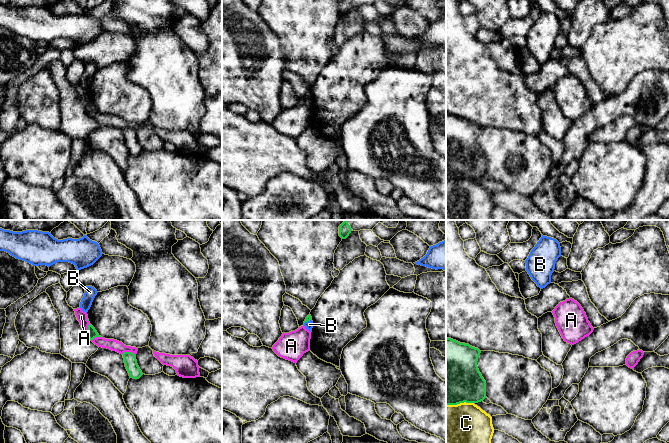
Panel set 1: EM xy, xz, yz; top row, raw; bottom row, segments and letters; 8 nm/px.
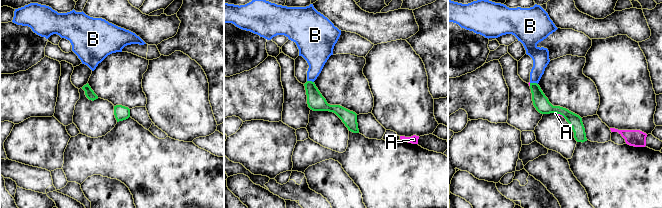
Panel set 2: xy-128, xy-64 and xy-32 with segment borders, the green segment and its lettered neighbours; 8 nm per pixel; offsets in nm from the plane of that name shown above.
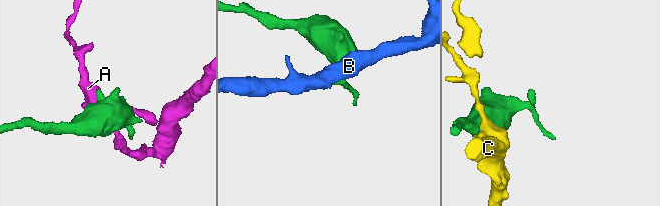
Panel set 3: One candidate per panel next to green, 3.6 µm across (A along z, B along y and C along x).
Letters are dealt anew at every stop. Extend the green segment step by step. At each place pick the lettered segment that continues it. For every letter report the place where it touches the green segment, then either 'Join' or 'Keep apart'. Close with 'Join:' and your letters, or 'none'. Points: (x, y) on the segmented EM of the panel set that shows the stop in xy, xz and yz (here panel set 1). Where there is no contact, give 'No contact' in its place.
A: Touches green at xy (88, 326). Keep apart
B: Touches green at xz (307, 320). Keep apart
C: Touches green at yz (459, 403). Keep apart
Join: none

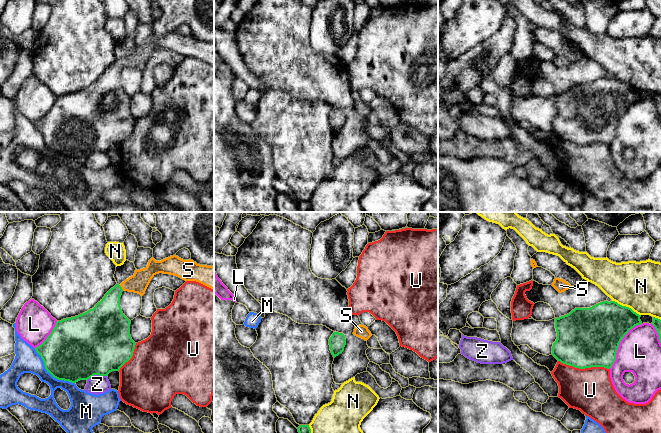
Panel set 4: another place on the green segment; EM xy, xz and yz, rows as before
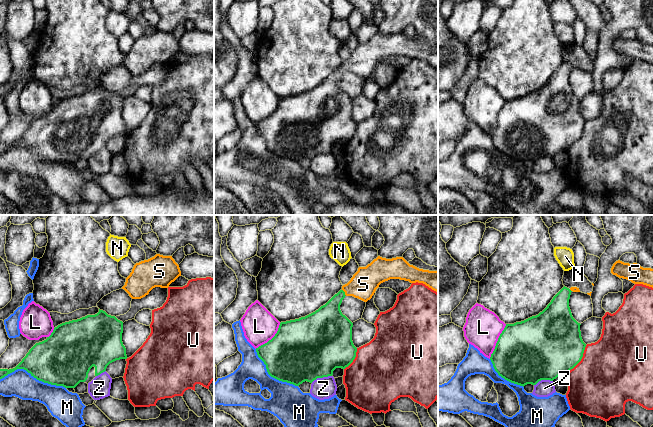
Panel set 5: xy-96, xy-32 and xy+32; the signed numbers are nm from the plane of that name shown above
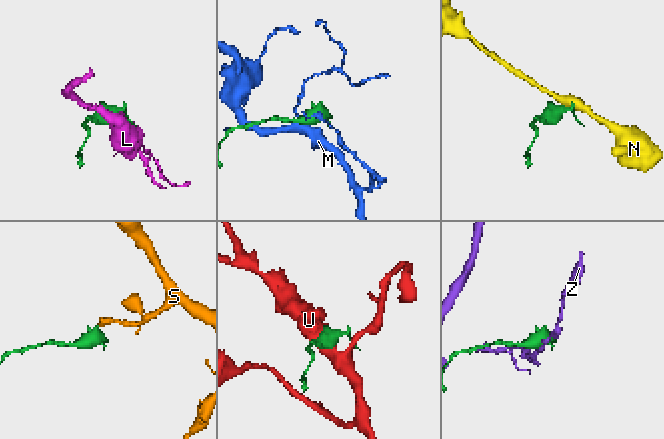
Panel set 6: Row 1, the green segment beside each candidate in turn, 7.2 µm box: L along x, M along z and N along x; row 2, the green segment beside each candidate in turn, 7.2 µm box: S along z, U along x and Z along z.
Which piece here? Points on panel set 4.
L: Touches green at yz (619, 343). Keep apart
M: Touches green at xy (50, 373). Keep apart
N: Touches green at yz (625, 306). Keep apart
S: Touches green at xy (121, 288). Join
U: Touches green at yz (584, 368). Keep apart
Z: Touches green at xy (96, 374). Keep apart
Join: S

